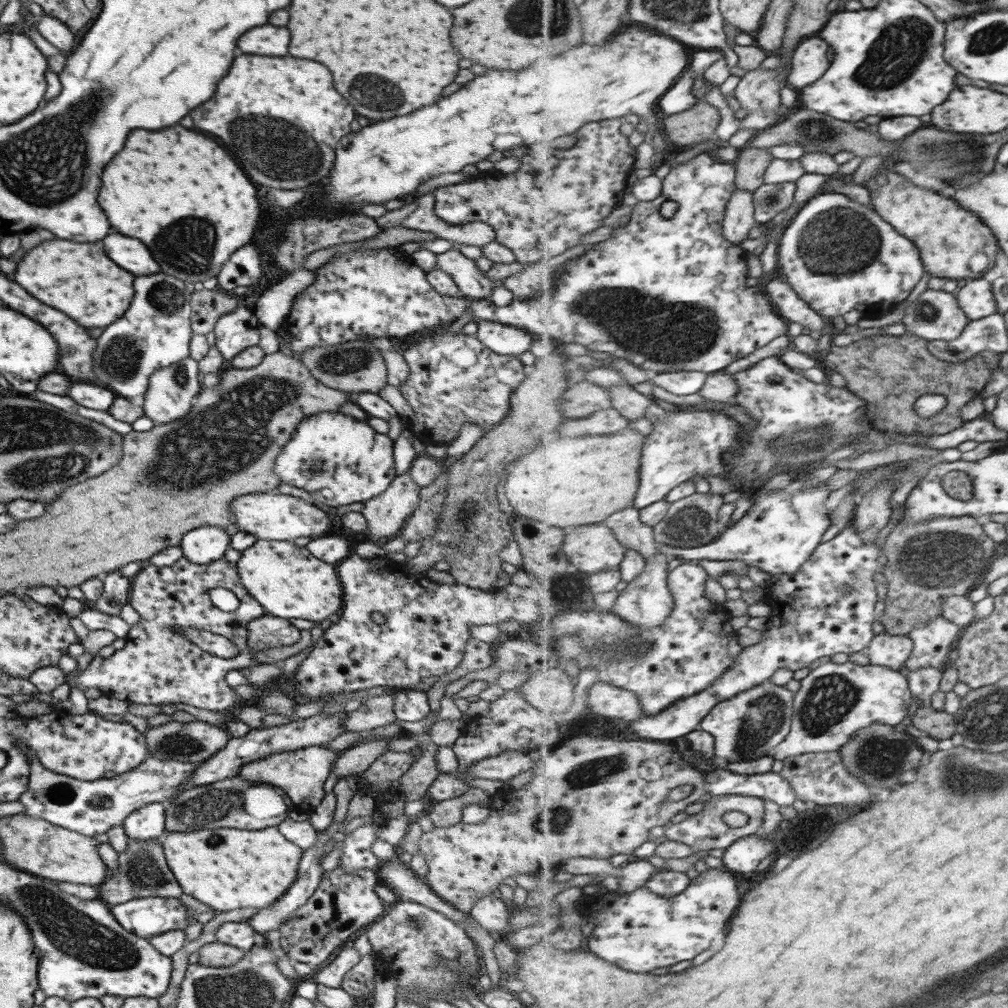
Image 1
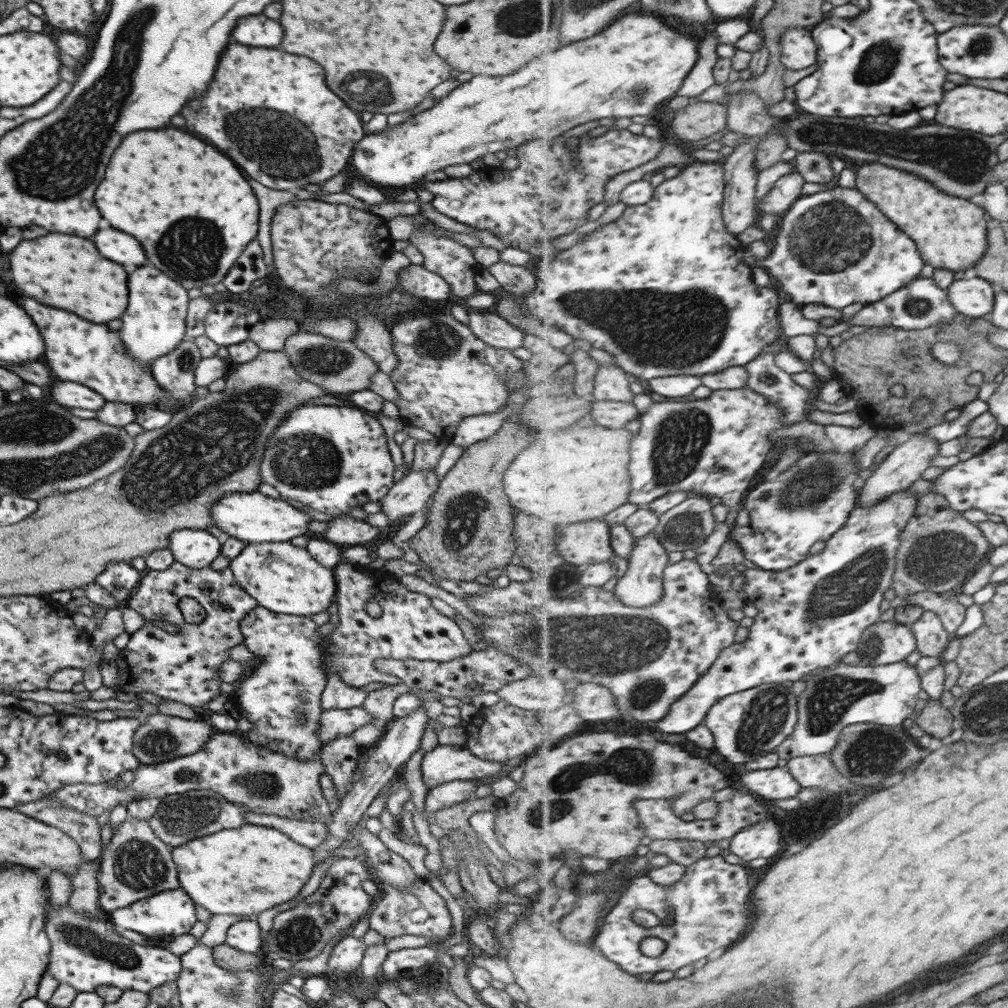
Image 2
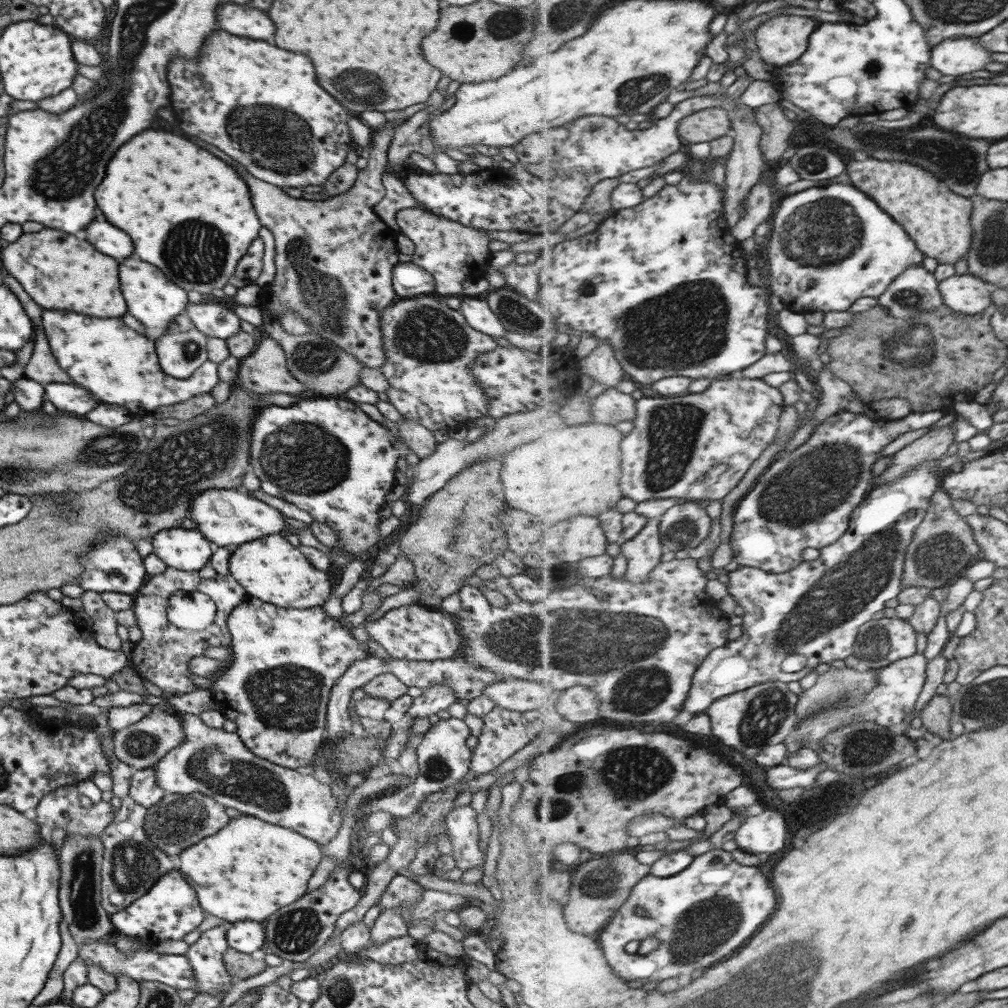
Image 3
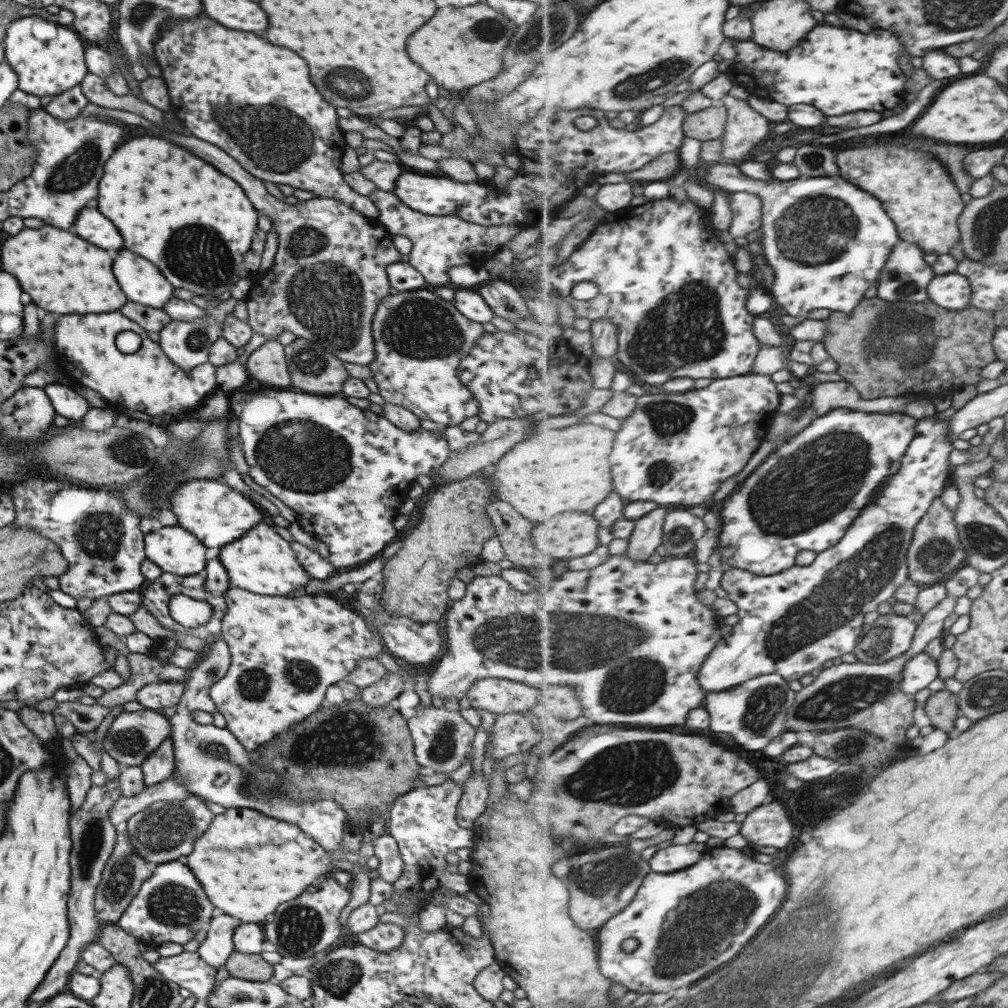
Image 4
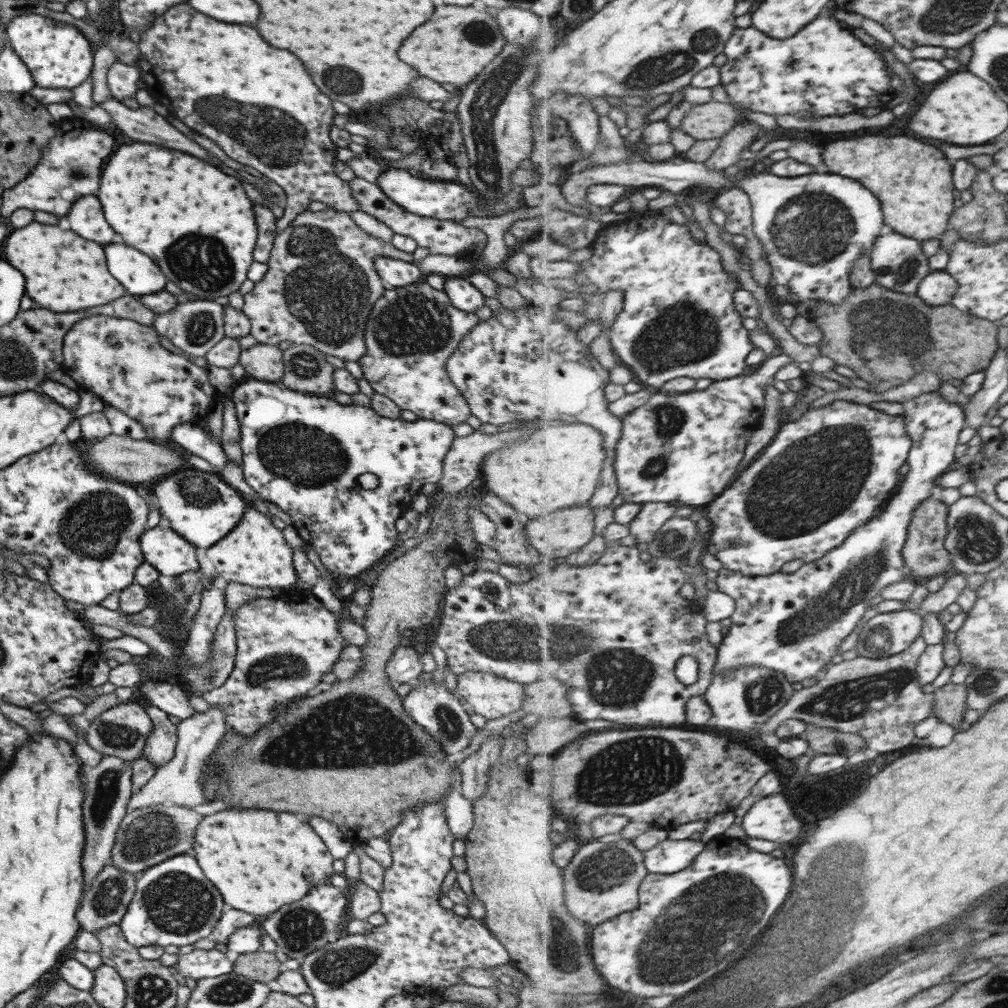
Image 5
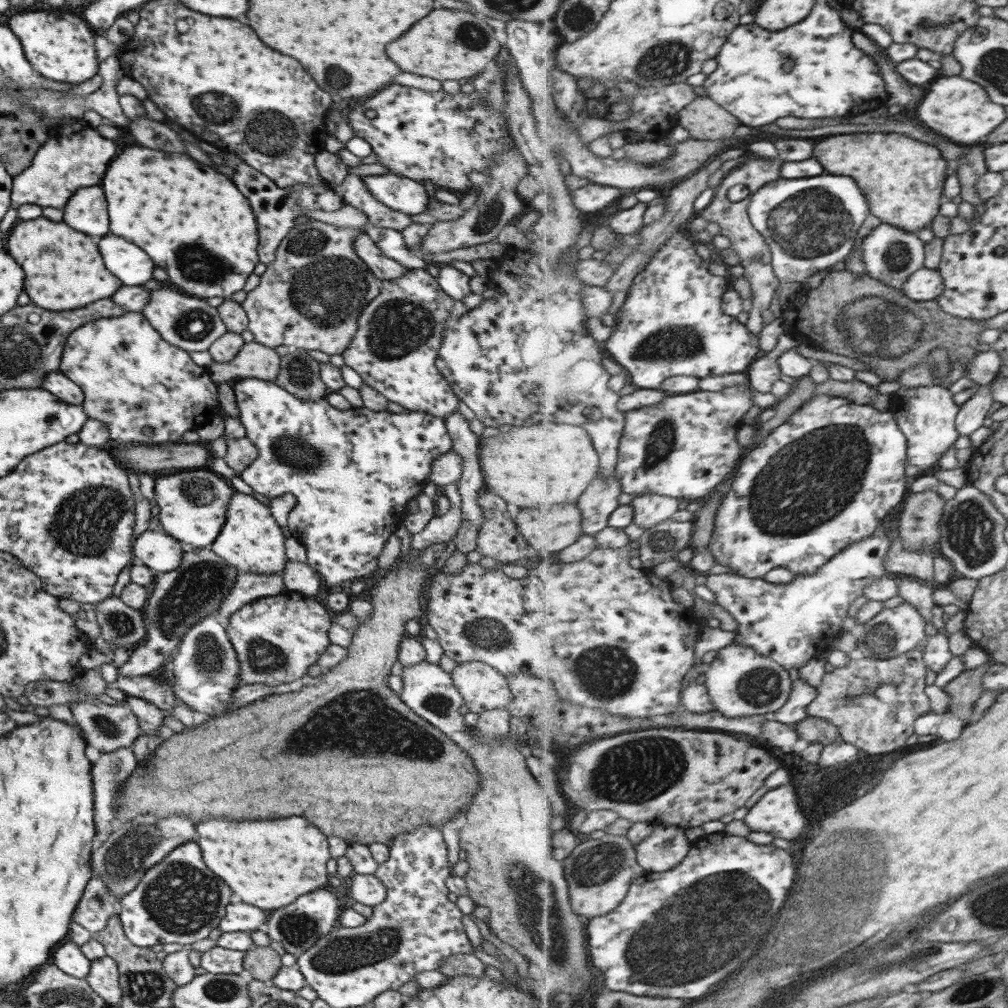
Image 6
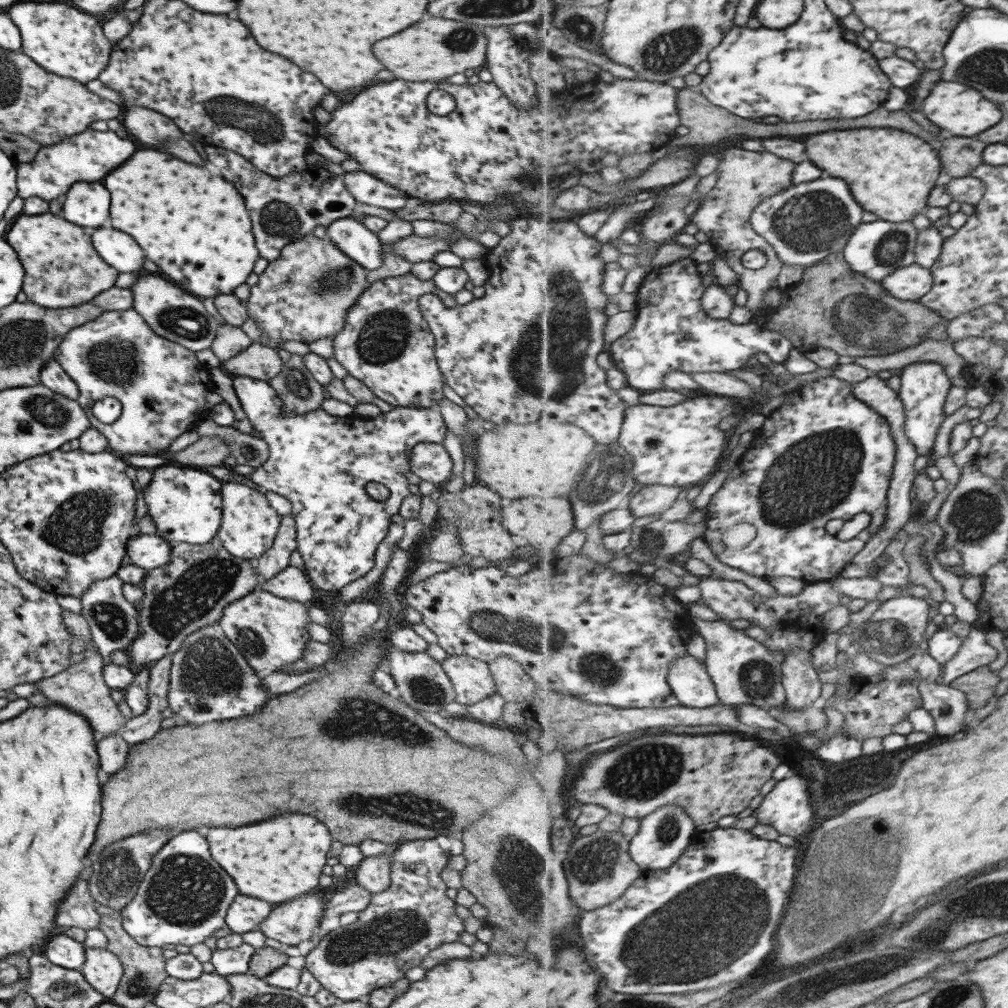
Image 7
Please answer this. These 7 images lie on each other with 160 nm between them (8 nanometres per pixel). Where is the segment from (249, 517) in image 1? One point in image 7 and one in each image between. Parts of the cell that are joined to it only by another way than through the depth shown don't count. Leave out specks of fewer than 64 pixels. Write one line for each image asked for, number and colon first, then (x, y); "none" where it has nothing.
2: (252, 518)
3: (227, 518)
4: (216, 515)
5: (202, 508)
6: (179, 502)
7: (184, 504)

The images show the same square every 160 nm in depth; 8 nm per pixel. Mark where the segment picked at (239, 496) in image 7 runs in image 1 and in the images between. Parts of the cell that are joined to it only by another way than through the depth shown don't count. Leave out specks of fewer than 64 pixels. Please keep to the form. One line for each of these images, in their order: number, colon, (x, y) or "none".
1: (286, 581)
2: (284, 579)
3: (270, 569)
4: (261, 562)
5: (254, 553)
6: (250, 540)

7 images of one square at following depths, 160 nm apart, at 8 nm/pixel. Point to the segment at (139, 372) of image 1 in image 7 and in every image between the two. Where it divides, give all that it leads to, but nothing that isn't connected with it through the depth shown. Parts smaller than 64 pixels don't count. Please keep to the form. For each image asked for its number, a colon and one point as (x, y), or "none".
2: (153, 324)
3: (153, 300)
4: (140, 281)
5: (136, 273)
6: (125, 260)
7: (116, 248)

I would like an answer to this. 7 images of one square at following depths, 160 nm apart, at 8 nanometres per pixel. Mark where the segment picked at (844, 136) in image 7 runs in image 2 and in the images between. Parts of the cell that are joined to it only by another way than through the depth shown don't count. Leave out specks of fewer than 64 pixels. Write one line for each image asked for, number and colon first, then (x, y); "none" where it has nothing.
2: (952, 232)
3: (939, 220)
4: (922, 198)
5: (915, 181)
6: (905, 179)

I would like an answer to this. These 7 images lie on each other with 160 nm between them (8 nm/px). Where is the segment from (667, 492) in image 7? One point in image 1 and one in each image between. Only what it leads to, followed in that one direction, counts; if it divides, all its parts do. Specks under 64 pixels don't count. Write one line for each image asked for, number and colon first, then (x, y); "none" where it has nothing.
1: (647, 602)
2: (642, 586)
3: (643, 553)
4: (647, 537)
5: (645, 526)
6: (651, 509)

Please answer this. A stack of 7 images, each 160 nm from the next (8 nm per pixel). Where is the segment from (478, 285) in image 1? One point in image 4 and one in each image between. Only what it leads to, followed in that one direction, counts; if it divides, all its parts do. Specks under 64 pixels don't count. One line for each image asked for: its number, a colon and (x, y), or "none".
2: (442, 256)
3: (448, 251)
4: (438, 242)

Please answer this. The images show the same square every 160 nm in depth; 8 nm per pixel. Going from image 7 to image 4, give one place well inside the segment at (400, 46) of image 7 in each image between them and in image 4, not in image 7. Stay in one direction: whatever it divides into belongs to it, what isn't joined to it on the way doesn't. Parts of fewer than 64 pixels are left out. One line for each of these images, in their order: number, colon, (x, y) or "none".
4: (458, 47)
5: (456, 43)
6: (445, 45)

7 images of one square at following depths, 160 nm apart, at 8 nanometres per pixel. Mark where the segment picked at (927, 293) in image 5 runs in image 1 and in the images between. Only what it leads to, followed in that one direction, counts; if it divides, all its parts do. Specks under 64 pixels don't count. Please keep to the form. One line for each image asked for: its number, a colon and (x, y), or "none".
1: (976, 297)
2: (973, 297)
3: (968, 294)
4: (953, 291)

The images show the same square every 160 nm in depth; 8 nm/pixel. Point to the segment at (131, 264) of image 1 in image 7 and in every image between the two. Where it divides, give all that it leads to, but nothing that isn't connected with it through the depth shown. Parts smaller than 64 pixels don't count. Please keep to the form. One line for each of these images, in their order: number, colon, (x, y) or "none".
2: (115, 246)
3: (107, 239)
4: (90, 225)
5: (85, 218)
6: (85, 212)
7: (85, 204)

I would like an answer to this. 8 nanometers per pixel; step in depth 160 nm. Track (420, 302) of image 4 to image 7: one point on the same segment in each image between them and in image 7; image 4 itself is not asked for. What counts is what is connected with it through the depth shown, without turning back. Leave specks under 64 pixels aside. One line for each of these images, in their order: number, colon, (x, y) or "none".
5: (410, 331)
6: (397, 337)
7: (385, 343)

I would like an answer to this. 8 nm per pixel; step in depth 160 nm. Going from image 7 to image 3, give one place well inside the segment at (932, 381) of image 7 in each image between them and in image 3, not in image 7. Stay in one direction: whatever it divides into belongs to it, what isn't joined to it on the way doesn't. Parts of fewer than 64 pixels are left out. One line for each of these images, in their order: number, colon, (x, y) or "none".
3: (816, 610)
4: (791, 623)
5: (794, 623)
6: (927, 414)

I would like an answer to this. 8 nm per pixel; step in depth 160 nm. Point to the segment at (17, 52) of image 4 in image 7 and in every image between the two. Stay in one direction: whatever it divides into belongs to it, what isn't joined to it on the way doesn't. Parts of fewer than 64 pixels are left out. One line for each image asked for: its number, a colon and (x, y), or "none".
5: (57, 56)
6: (58, 45)
7: (64, 41)

